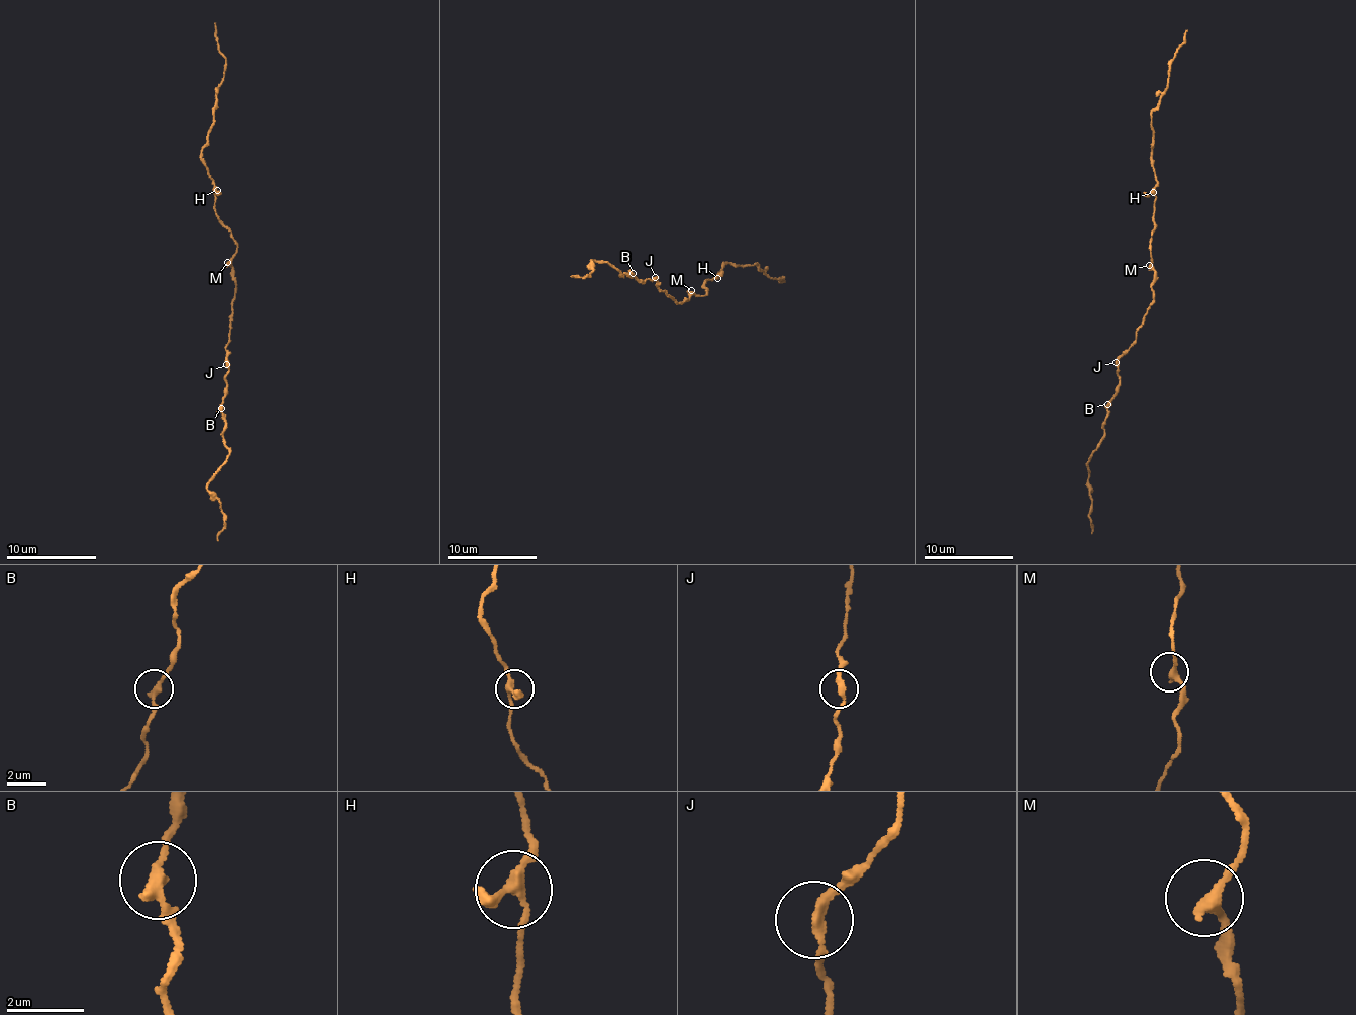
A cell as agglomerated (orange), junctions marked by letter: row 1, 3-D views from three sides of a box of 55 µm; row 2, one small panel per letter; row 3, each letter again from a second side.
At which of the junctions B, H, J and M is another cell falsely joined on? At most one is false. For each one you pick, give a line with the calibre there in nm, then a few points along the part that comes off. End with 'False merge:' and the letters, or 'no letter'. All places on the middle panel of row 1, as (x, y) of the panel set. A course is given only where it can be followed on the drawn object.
False merge: no letter

